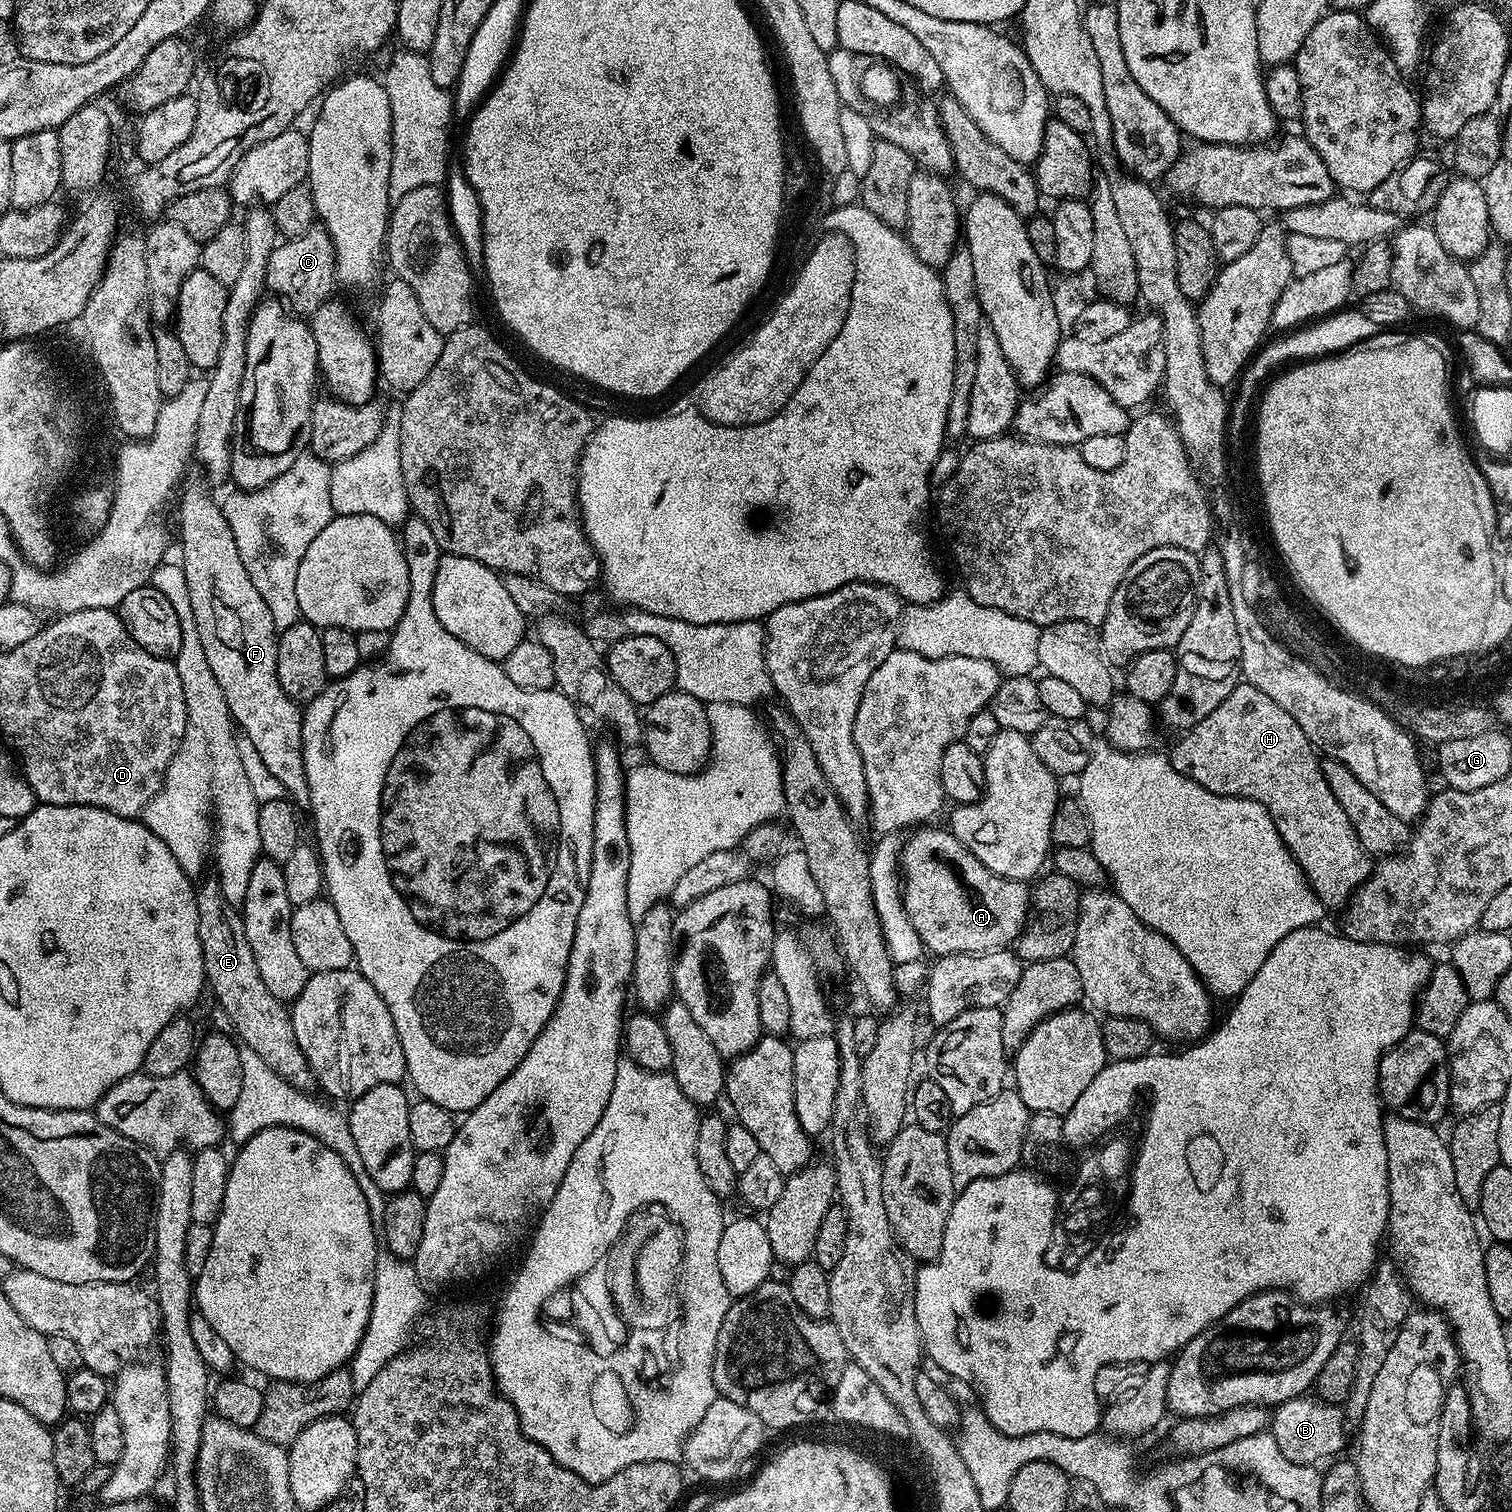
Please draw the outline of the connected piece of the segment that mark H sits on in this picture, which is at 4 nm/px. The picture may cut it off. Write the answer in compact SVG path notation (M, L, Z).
M1241 682L1237 684L1234 690L1230 690L1230 694L1218 707L1210 710L1210 714L1206 714L1206 718L1202 718L1202 722L1198 722L1192 728L1187 729L1181 736L1184 737L1173 746L1172 752L1170 751L1170 759L1174 770L1178 770L1178 774L1198 782L1198 786L1202 786L1219 796L1240 796L1243 800L1258 802L1271 814L1272 821L1282 838L1282 842L1286 842L1290 854L1296 859L1300 869L1304 871L1304 877L1308 879L1308 885L1312 887L1316 897L1324 903L1325 909L1343 909L1347 905L1348 897L1370 875L1374 864L1369 853L1365 852L1362 842L1358 842L1358 834L1354 834L1354 826L1350 826L1350 818L1346 818L1342 806L1338 806L1338 798L1334 798L1334 790L1330 790L1330 786L1324 777L1324 766L1321 757L1318 755L1317 749L1313 748L1306 738L1306 734L1302 734L1302 726L1298 726L1298 722L1294 722L1294 718L1290 718L1290 714L1286 714L1286 710L1282 710L1282 706L1278 706L1278 702L1274 702L1274 698L1266 698L1266 694L1262 694L1262 690L1258 690L1250 683Z

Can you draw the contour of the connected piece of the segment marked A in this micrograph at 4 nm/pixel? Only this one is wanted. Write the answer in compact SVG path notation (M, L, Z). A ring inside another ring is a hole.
M917 827L900 850L904 909L925 949L933 957L1007 949L1028 921L1029 885L986 870L947 827L928 827Z

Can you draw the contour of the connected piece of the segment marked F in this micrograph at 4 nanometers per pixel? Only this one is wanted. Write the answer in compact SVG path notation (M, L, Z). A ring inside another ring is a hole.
M200 488L186 489L180 500L180 540L179 559L185 570L202 650L210 670L214 670L214 678L218 678L218 686L222 686L228 713L232 715L235 727L254 742L254 750L258 750L270 774L282 782L287 799L297 809L307 809L310 786L306 782L302 746L302 708L282 690L282 682L278 682L278 629L274 626L270 606L262 602L262 594L258 594L254 582L250 582L250 574L246 574L246 566L242 566L242 554L238 554L238 542L234 542L234 530L230 530L230 522L226 522L223 507L215 504Z

